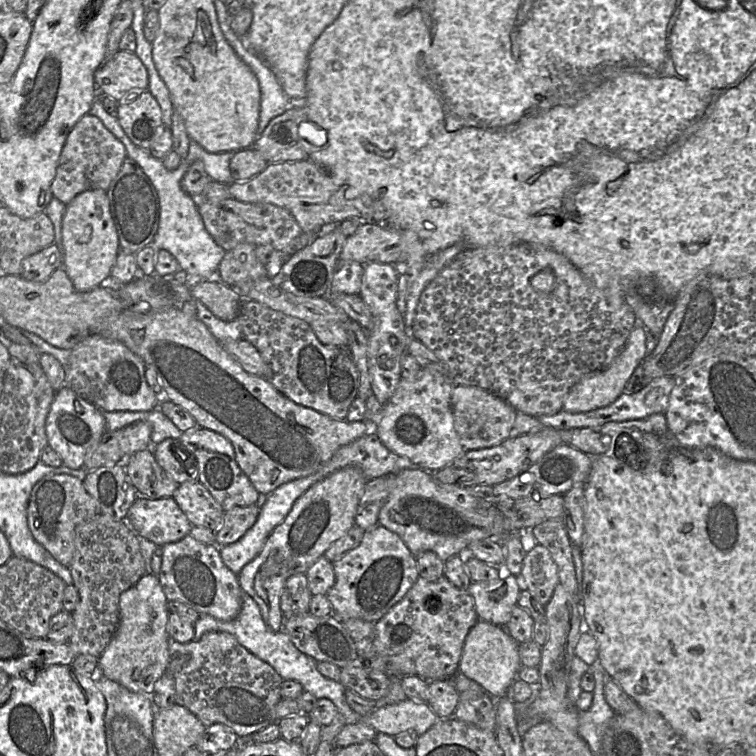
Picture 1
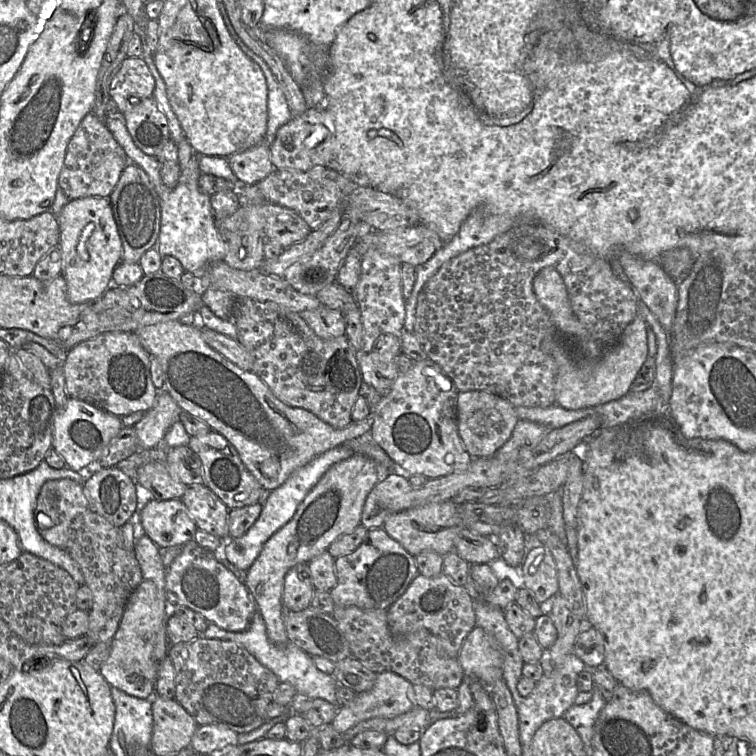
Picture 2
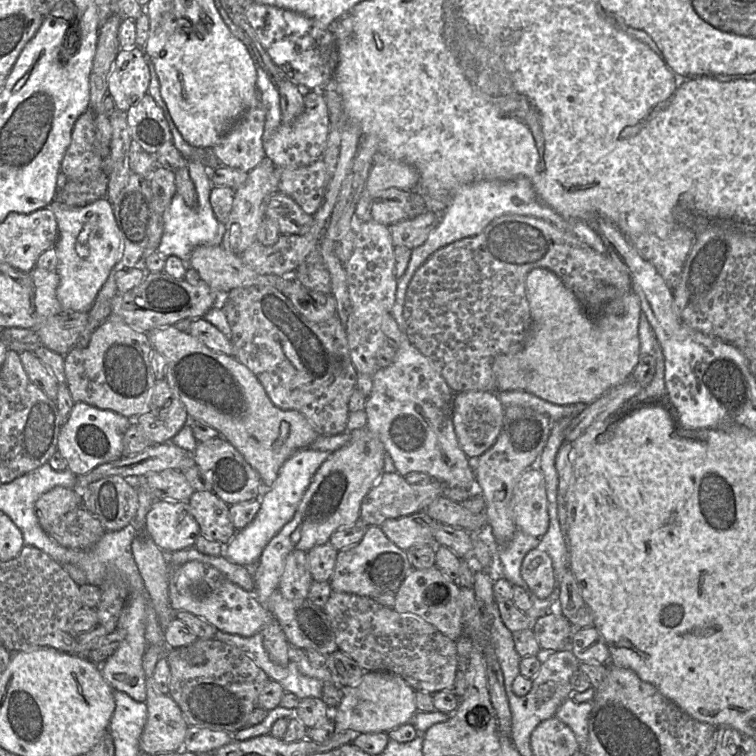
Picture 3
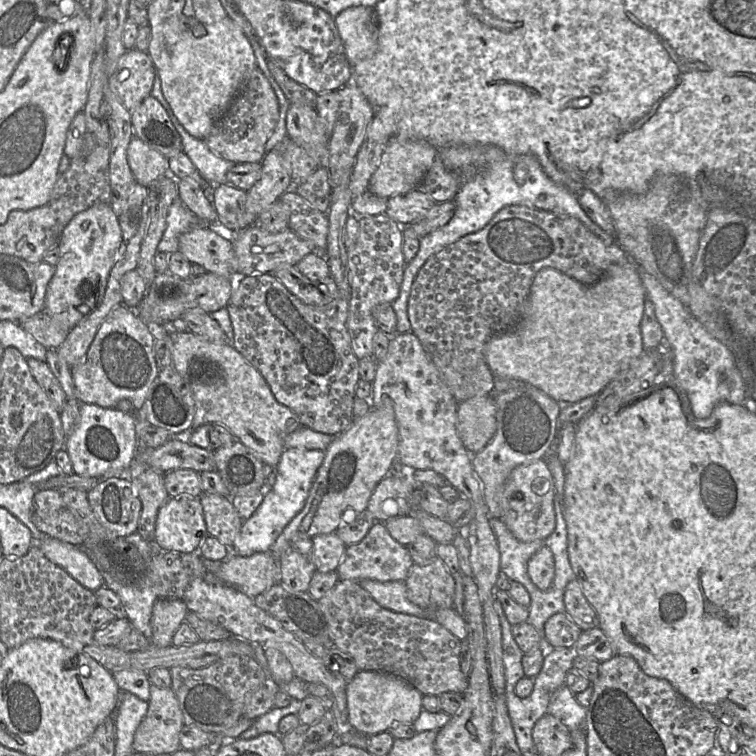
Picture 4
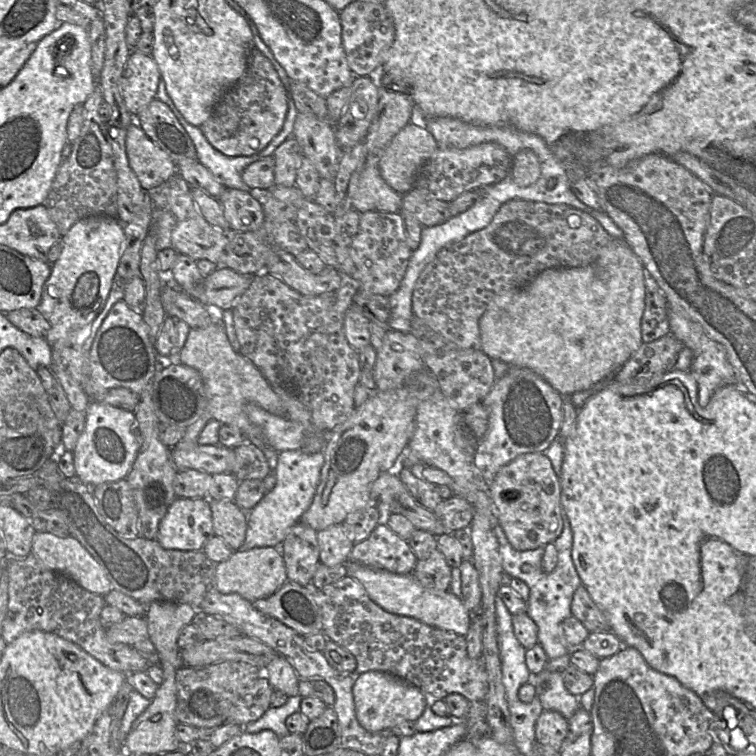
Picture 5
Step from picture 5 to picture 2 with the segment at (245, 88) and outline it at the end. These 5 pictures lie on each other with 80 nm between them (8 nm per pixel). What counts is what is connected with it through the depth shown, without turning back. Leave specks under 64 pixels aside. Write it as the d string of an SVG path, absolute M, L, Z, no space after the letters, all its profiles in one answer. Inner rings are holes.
M266 140L227 157L238 184L256 184L272 170Z

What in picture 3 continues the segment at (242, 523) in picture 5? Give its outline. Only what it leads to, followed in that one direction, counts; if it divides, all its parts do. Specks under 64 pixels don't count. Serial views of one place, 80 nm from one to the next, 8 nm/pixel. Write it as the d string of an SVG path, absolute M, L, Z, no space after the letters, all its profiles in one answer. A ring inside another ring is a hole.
M195 491L188 504L203 536L223 545L230 542L236 529L229 516L228 504L212 491Z

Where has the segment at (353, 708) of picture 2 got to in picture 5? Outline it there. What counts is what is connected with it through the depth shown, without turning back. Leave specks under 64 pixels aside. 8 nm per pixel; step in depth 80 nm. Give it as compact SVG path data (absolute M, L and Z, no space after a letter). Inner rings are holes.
M368 671L356 676L353 686L356 717L360 725L373 733L390 732L402 721L415 722L423 713L430 699L411 683L392 674Z

